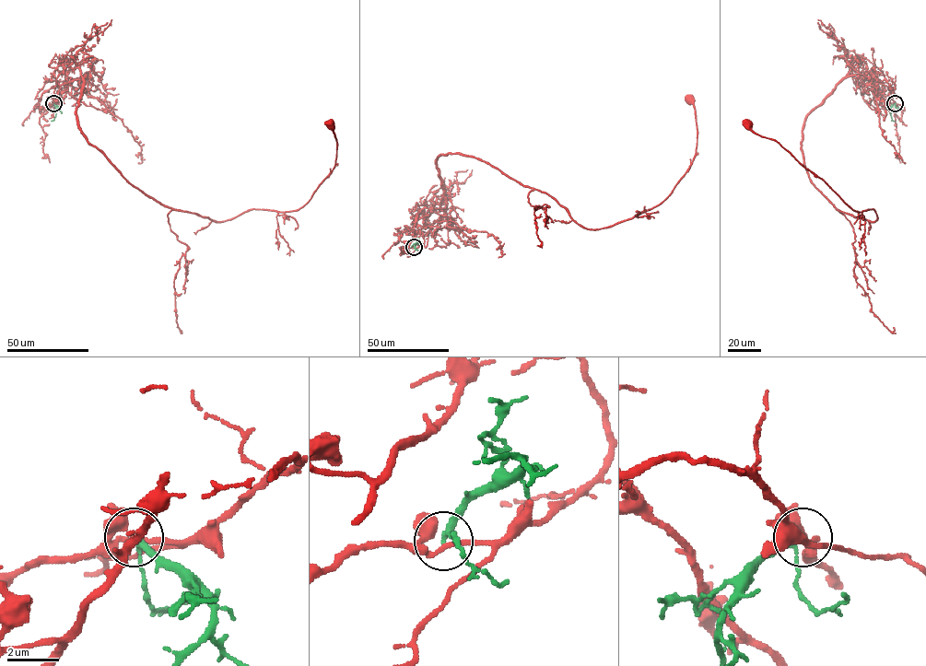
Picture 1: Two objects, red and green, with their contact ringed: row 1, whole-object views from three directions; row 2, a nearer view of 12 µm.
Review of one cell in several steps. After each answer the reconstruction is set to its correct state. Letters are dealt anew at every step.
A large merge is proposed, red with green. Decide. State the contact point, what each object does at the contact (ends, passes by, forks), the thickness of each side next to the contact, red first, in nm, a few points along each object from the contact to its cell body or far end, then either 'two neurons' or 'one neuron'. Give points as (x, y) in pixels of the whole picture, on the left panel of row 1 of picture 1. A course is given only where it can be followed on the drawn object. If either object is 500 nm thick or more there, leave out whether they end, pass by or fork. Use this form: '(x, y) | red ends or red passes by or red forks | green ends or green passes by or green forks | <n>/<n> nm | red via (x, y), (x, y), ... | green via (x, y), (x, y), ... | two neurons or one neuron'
(53, 103) | red passes by | green passes by | 200/180 nm | red via (53, 103), (85, 75), (76, 116), (87, 141), (146, 193), (217, 221), (301, 208), (335, 165), (330, 124) | green via (53, 103), (58, 108), (51, 121) | two neurons

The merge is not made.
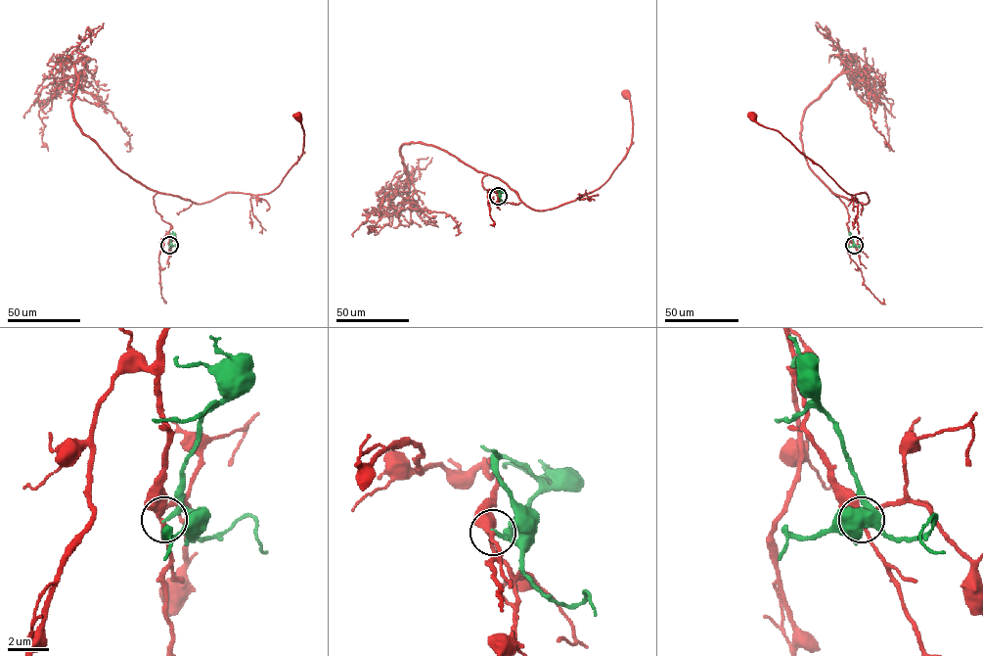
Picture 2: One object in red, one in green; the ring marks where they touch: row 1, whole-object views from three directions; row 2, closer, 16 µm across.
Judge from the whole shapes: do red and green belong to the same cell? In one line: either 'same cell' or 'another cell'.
another cell

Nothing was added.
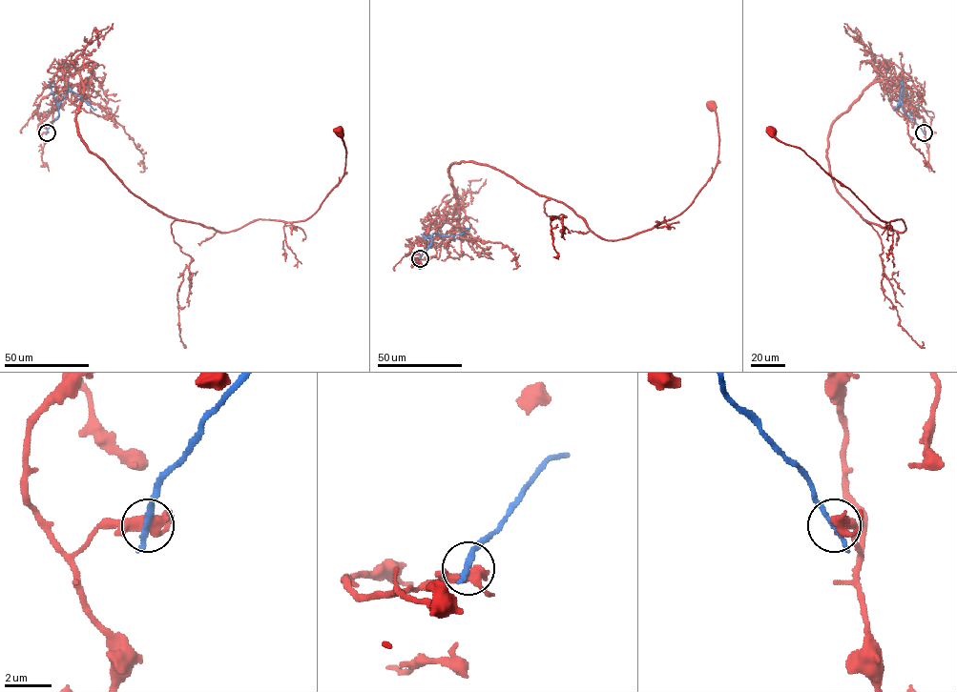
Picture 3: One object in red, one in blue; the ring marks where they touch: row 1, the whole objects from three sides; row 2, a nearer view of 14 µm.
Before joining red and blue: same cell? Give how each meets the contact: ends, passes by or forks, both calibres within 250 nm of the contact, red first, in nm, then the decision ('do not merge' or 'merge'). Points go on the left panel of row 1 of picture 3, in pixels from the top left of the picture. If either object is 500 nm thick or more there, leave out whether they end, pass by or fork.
red passes by | blue passes by | 460/200 nm | do not merge

